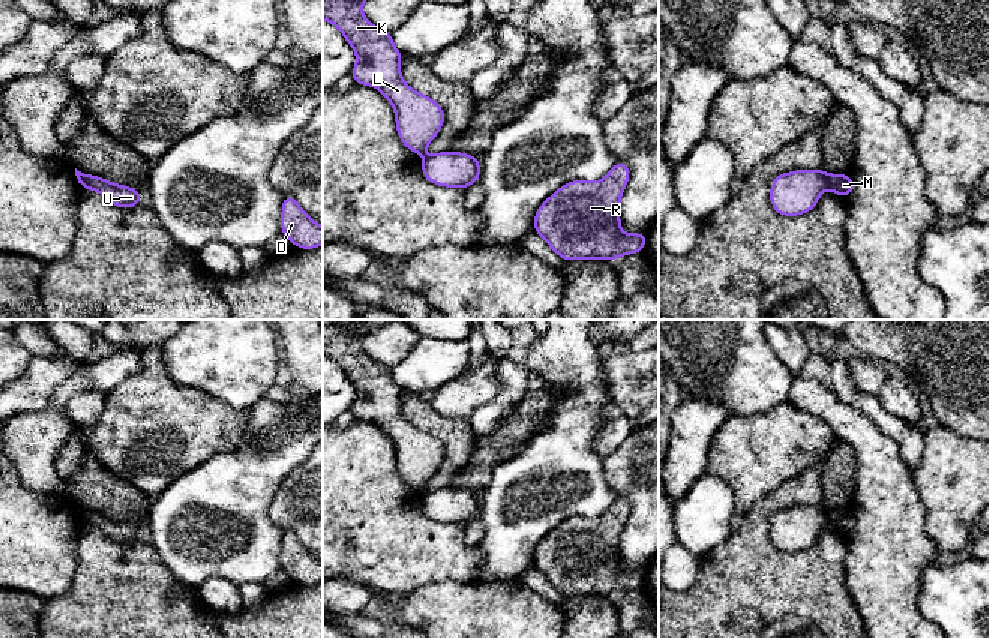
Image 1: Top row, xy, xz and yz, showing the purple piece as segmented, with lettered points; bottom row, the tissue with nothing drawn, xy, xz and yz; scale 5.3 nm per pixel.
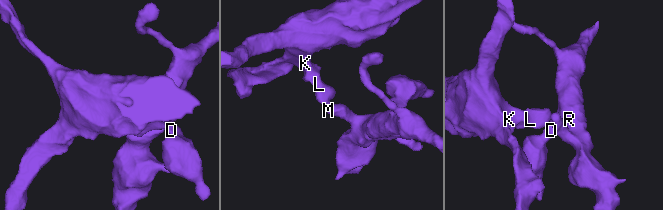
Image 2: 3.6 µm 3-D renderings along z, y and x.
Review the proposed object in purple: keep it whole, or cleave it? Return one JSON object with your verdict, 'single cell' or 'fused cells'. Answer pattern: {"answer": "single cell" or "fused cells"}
{"answer": "fused cells"}

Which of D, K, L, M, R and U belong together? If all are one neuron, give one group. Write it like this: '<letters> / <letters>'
D M R U / K L

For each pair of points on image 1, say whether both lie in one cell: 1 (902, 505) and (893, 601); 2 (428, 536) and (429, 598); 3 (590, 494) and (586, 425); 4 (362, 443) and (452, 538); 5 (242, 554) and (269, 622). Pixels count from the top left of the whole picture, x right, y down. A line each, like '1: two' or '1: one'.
1: one
2: two
3: one
4: one
5: two

